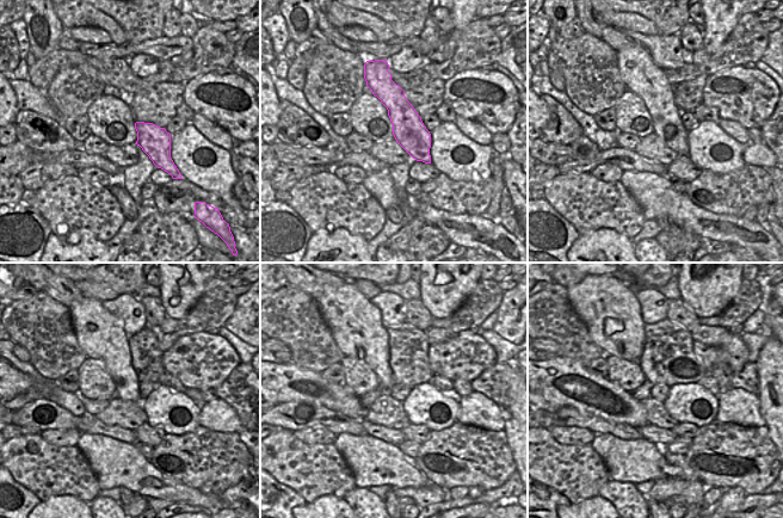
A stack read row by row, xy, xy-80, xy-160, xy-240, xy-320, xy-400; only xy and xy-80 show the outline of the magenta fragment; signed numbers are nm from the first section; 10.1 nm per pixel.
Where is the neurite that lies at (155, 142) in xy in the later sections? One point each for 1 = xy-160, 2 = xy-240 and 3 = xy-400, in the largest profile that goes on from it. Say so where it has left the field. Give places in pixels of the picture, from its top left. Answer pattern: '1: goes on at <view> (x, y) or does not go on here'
1: goes on at xy-160 (641, 75)
2: goes on at xy-240 (100, 335)
3: goes on at xy-400 (609, 308)

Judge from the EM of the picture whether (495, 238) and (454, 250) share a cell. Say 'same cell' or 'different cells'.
different cells

